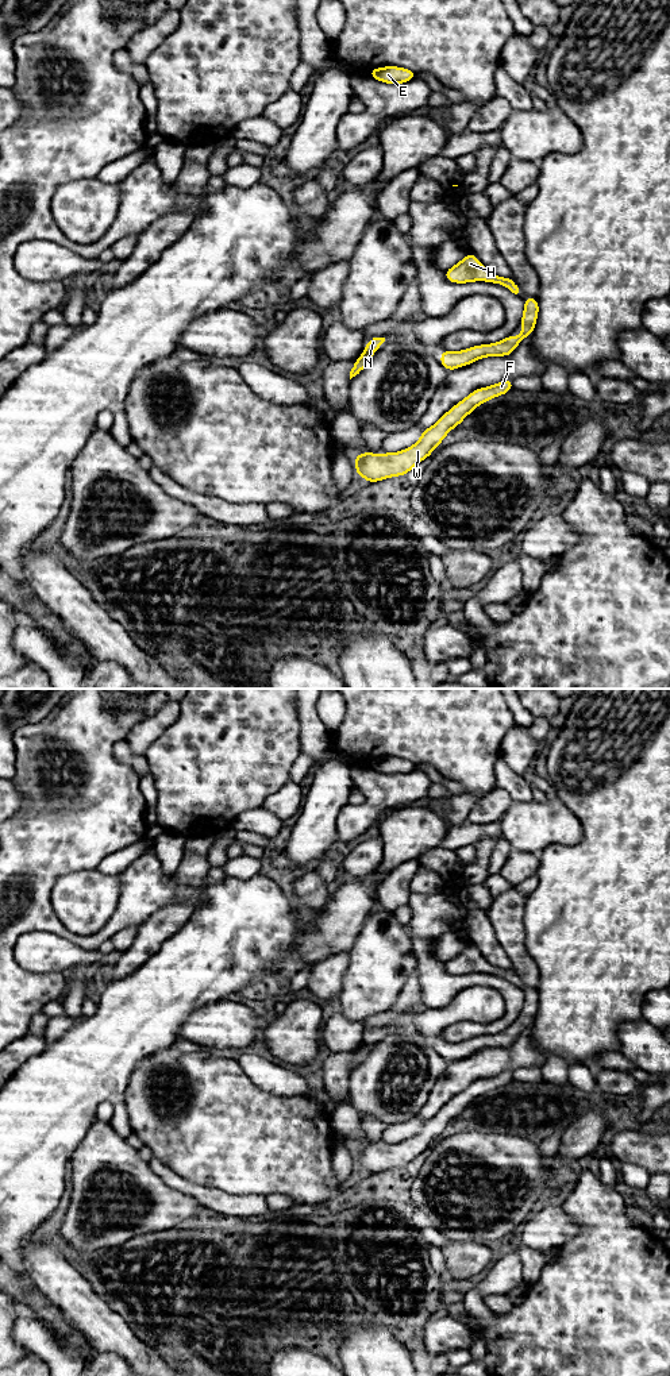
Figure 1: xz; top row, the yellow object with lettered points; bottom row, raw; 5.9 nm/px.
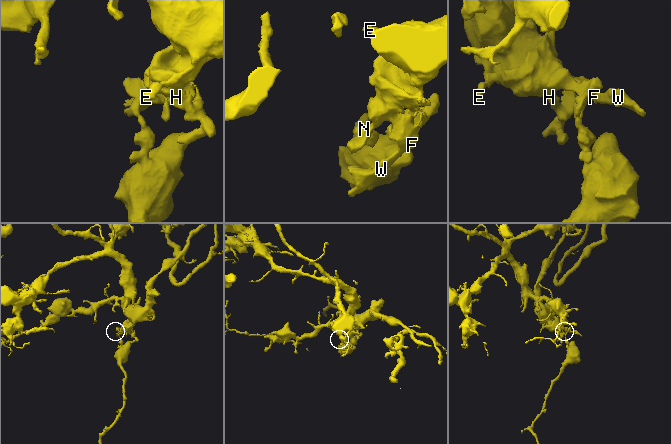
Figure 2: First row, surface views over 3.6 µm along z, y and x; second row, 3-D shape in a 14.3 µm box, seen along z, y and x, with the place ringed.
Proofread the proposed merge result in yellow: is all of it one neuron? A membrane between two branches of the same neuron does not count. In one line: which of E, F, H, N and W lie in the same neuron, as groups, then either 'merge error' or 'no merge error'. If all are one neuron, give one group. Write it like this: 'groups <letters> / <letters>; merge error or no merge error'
groups E F H W / N; merge error

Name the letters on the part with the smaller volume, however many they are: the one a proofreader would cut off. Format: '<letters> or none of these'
N

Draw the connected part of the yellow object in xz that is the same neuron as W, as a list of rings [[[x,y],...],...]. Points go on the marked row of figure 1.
[[[502,379],[498,383],[473,390],[447,411],[432,427],[424,428],[420,439],[403,451],[354,455],[357,475],[363,477],[369,483],[405,475],[421,460],[431,456],[435,447],[443,443],[447,433],[459,425],[478,405],[507,394],[512,389],[513,379]]]

